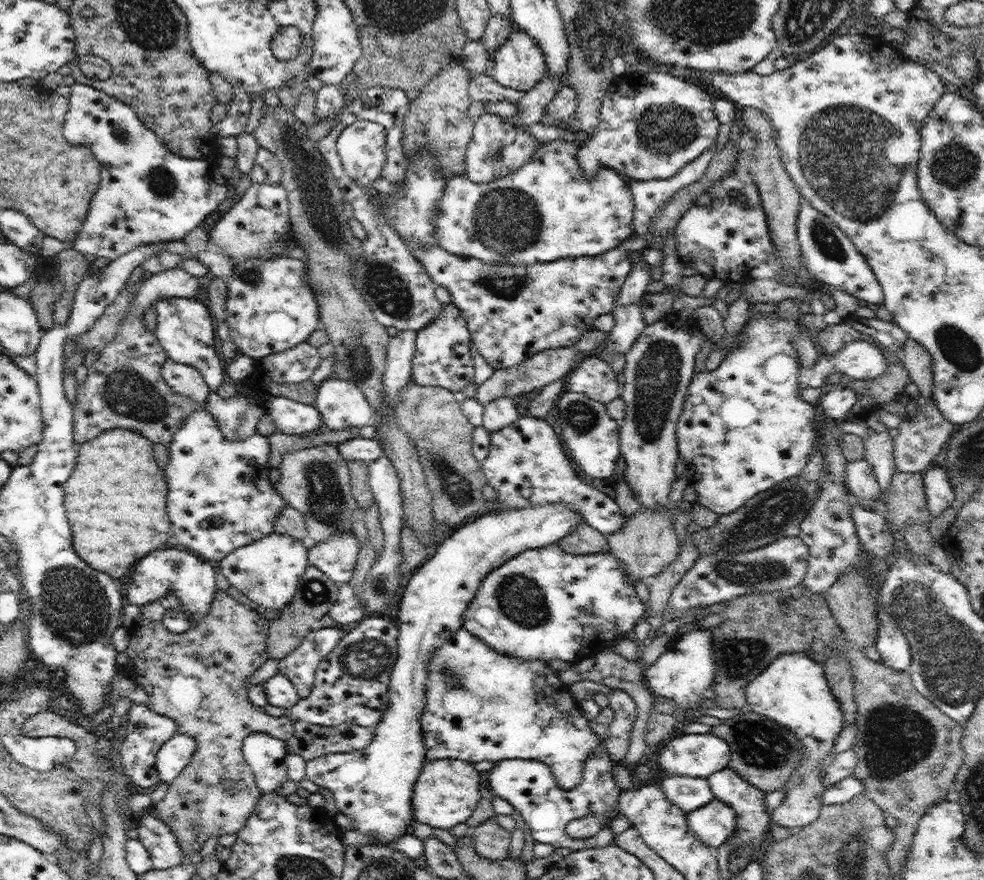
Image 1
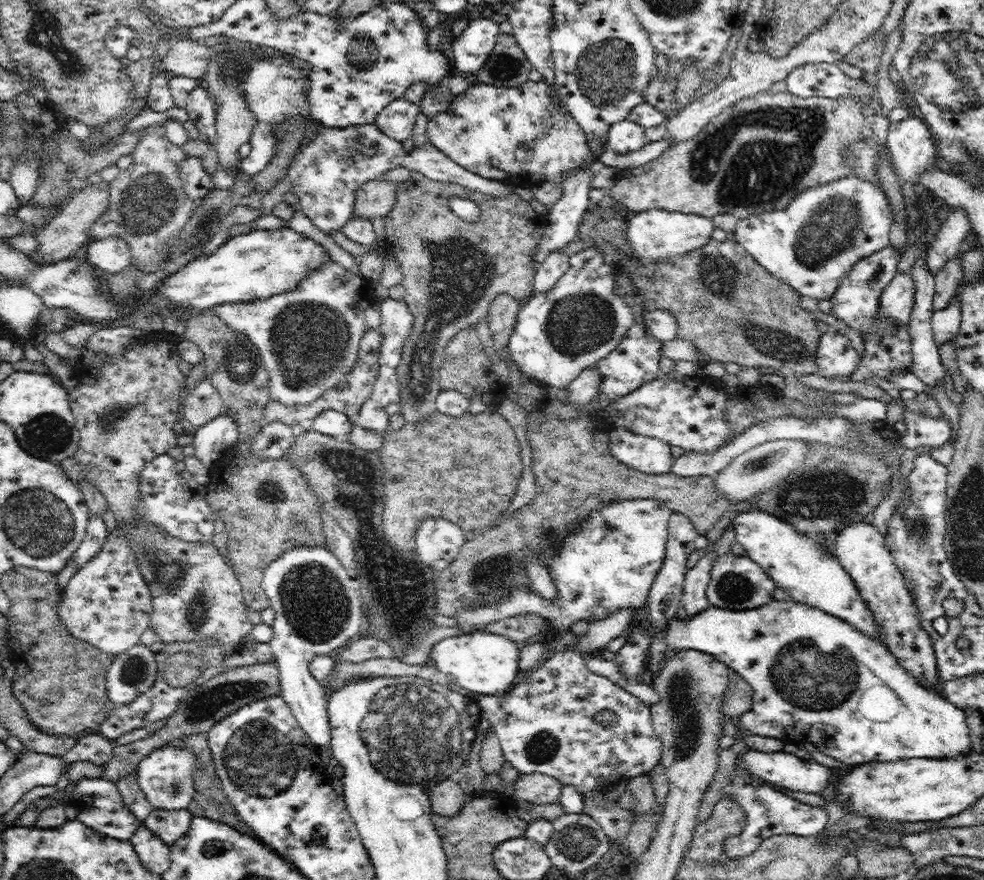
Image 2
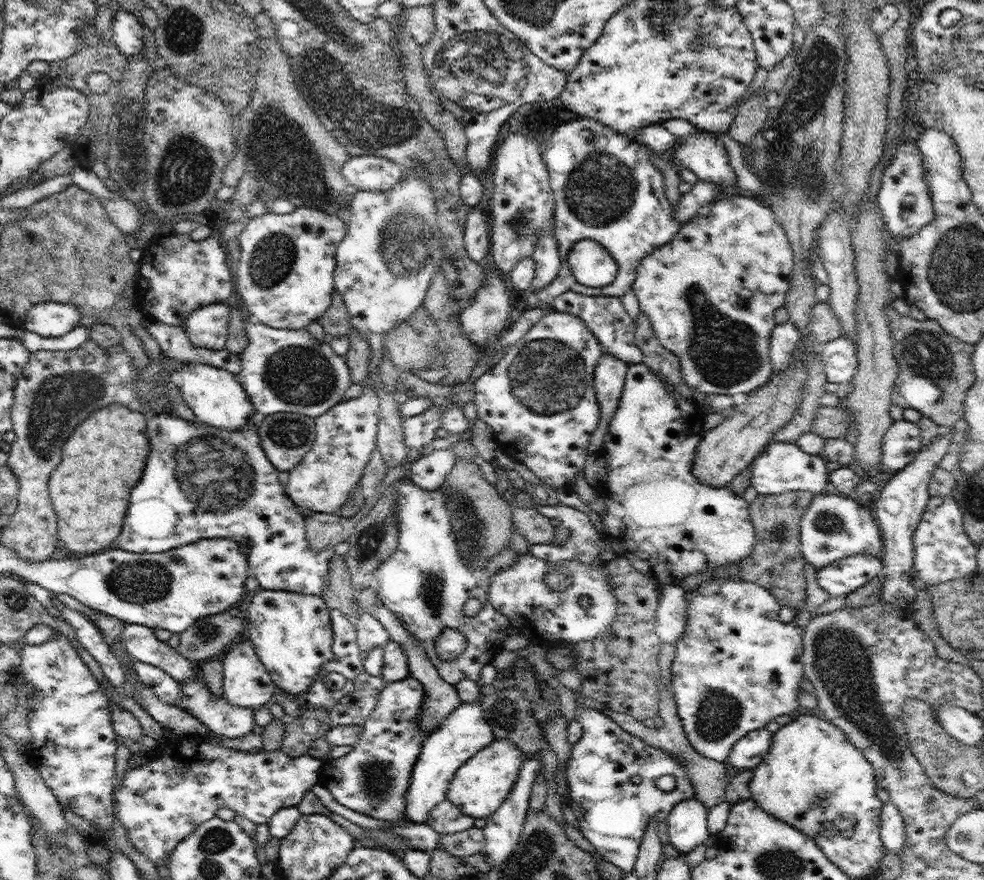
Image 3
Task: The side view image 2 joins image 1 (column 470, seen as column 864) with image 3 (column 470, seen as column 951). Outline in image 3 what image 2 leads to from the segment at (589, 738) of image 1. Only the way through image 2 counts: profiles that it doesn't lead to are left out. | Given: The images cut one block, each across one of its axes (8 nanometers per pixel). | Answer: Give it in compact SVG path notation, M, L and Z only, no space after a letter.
M460 703L450 715L444 717L438 729L423 739L422 750L414 764L412 779L407 793L406 819L423 827L429 813L446 800L450 782L460 767L474 756L478 750L494 740L492 727L486 722L481 703Z

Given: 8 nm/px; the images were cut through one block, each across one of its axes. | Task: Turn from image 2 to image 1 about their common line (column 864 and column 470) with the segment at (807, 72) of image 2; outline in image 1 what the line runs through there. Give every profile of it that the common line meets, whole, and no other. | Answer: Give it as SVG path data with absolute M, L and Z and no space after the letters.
M476 74L474 80L469 84L469 96L471 100L486 102L508 100L514 104L519 102L523 94L514 88L506 88L502 84L498 84L491 74Z

